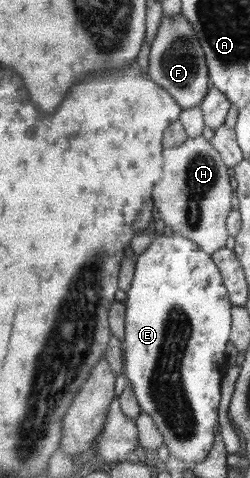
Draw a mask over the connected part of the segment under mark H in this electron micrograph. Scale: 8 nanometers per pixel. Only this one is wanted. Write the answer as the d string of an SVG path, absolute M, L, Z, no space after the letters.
M202 136L186 138L176 148L161 149L161 177L152 187L151 199L160 220L172 233L191 240L209 255L224 248L227 230L225 220L230 210L233 187L228 183L227 166L216 149Z

